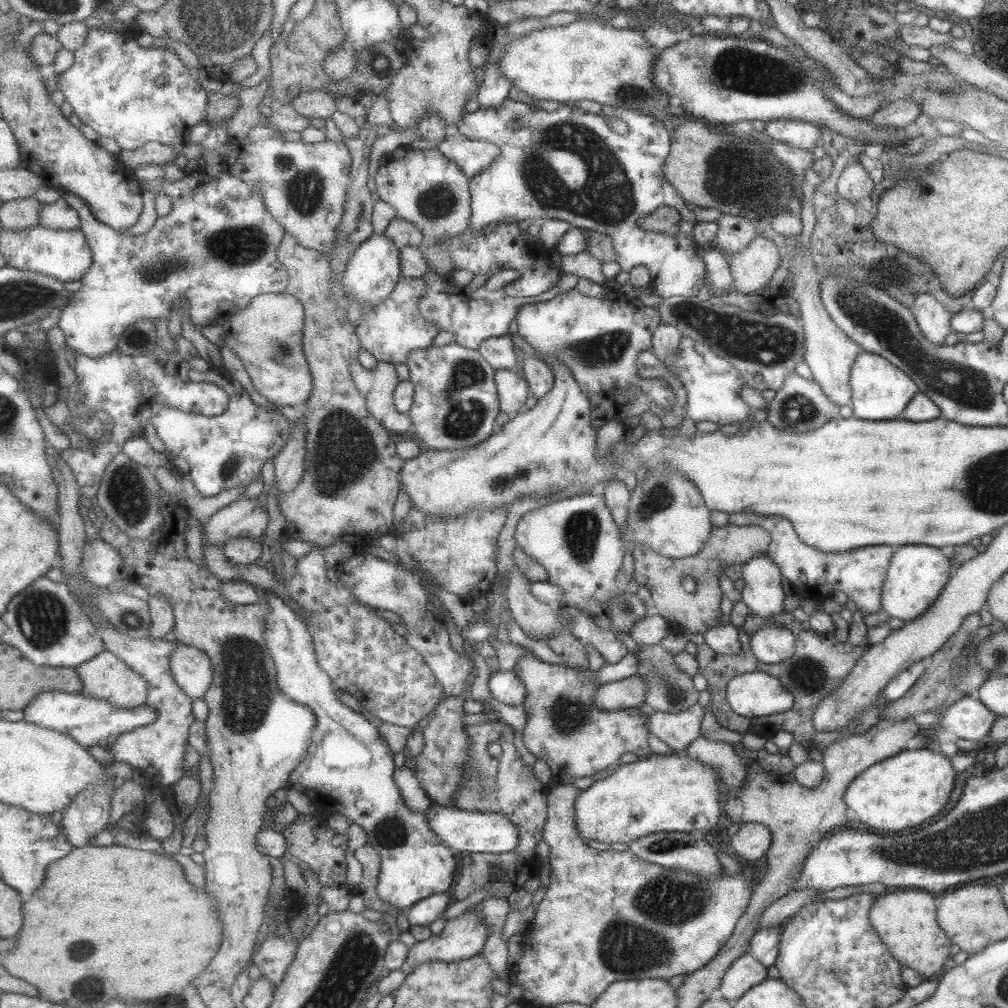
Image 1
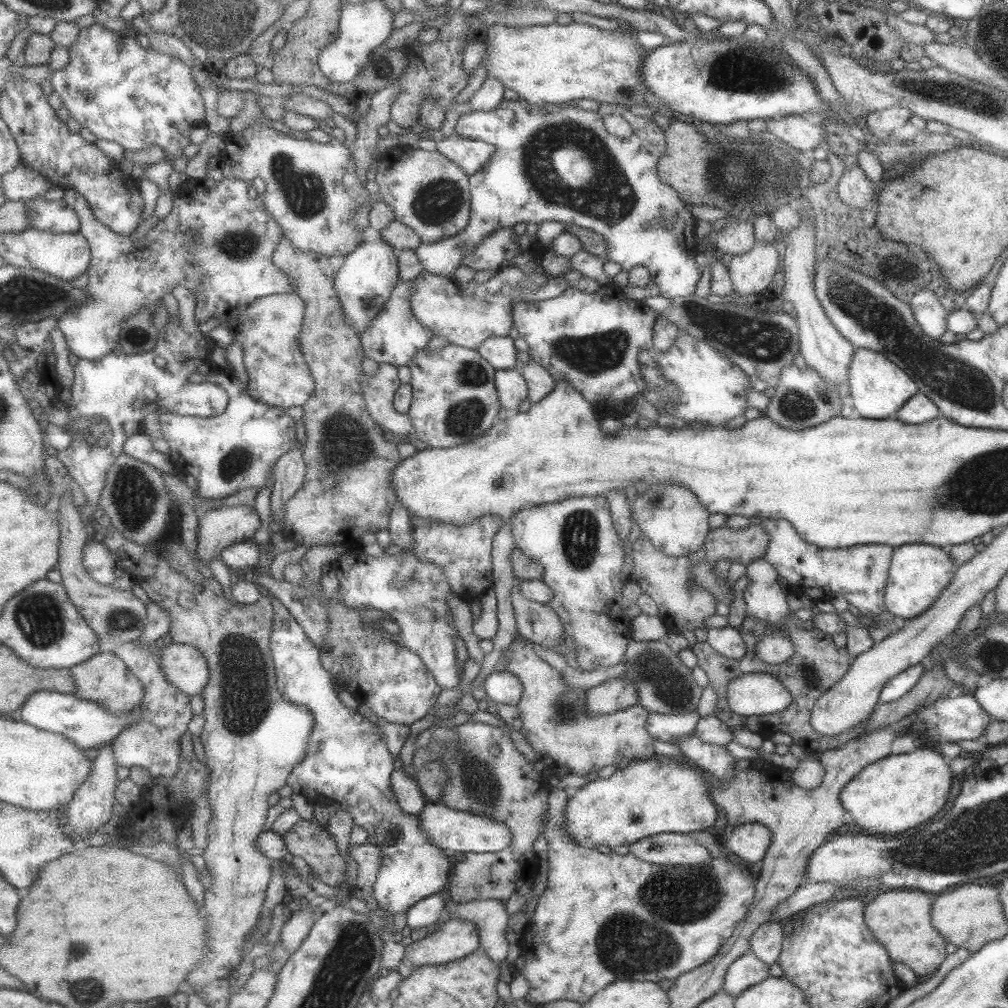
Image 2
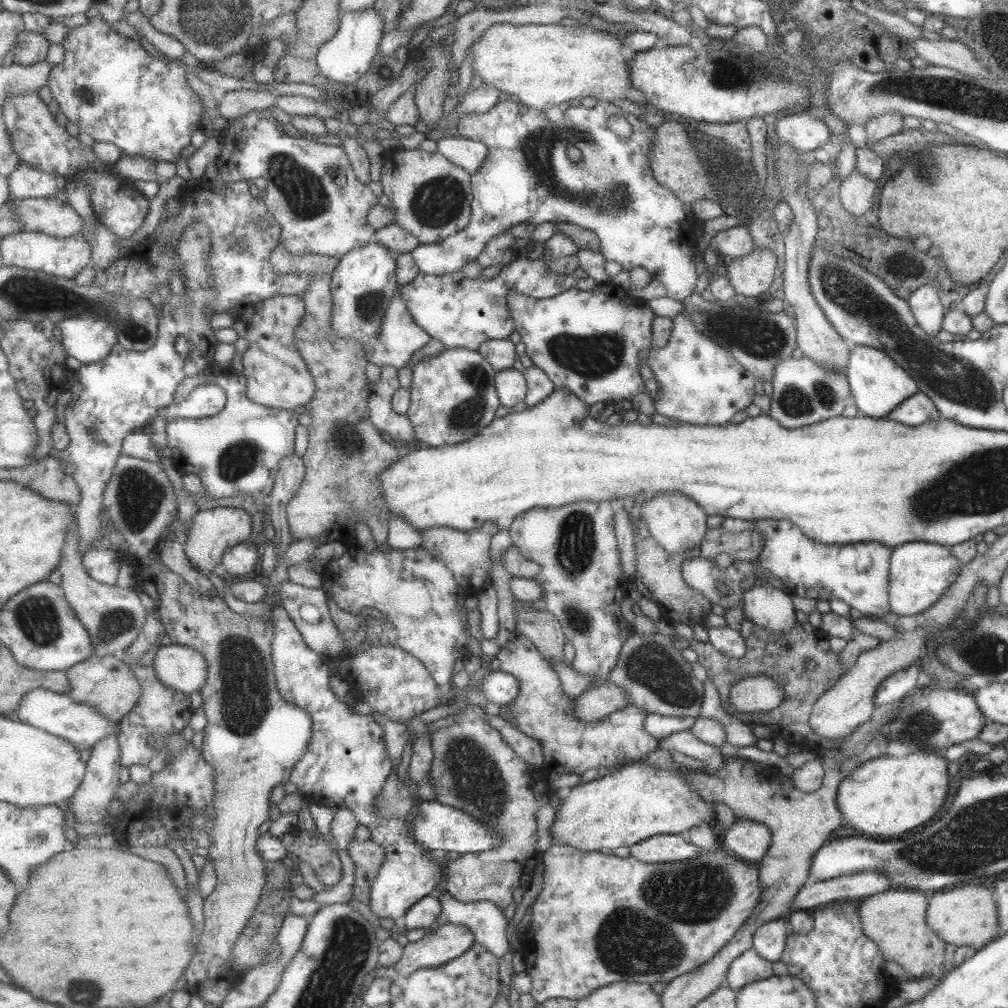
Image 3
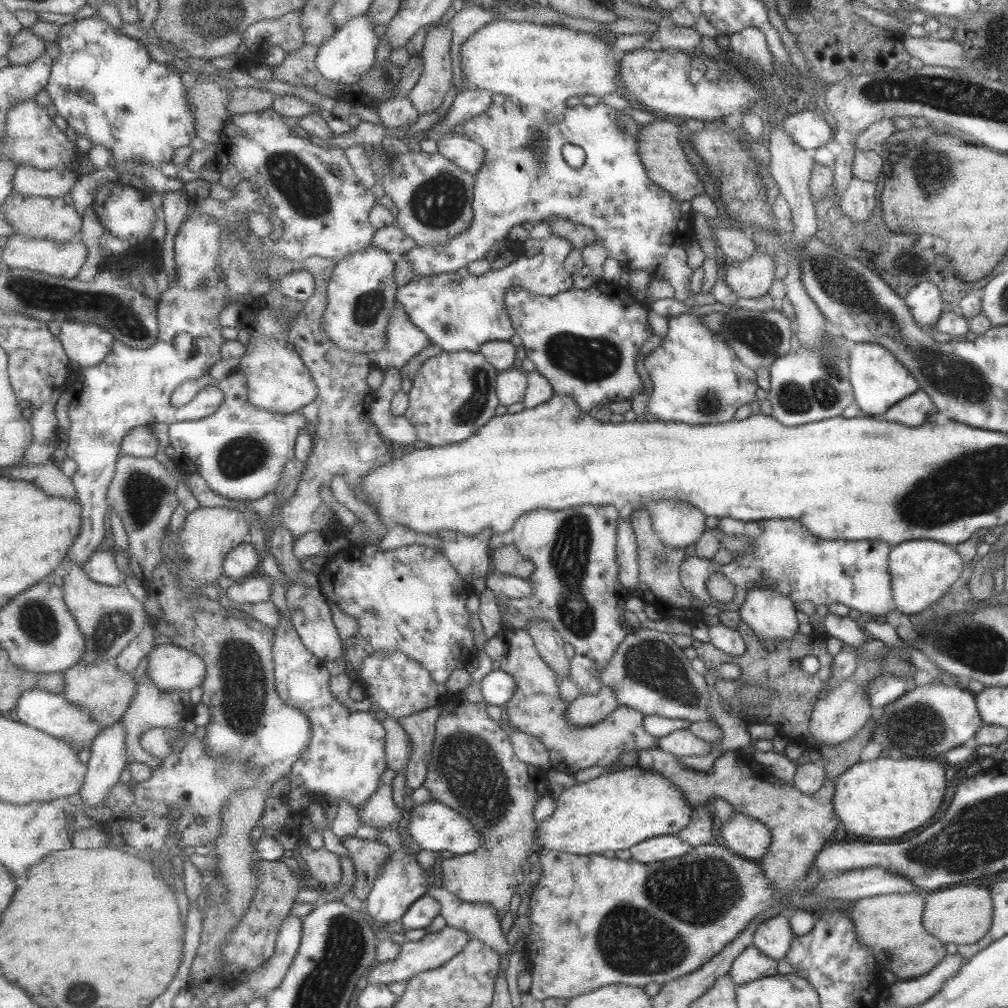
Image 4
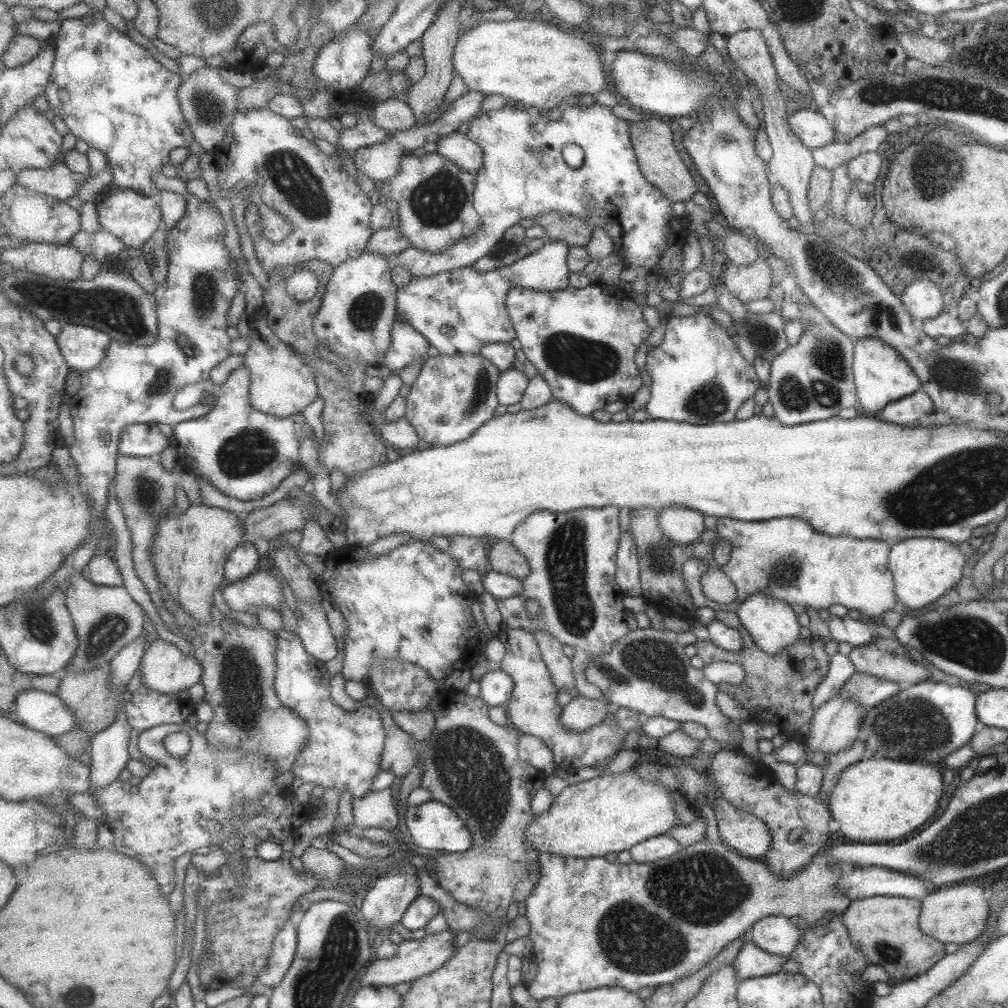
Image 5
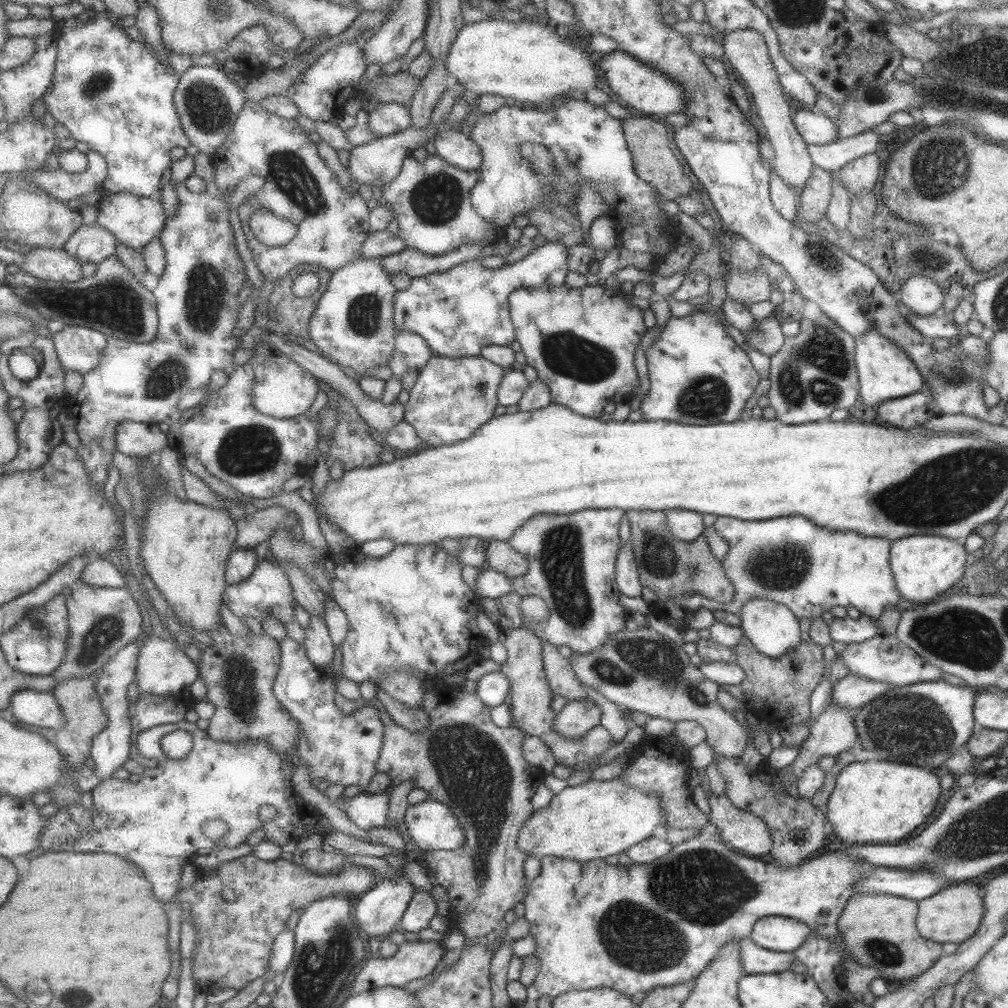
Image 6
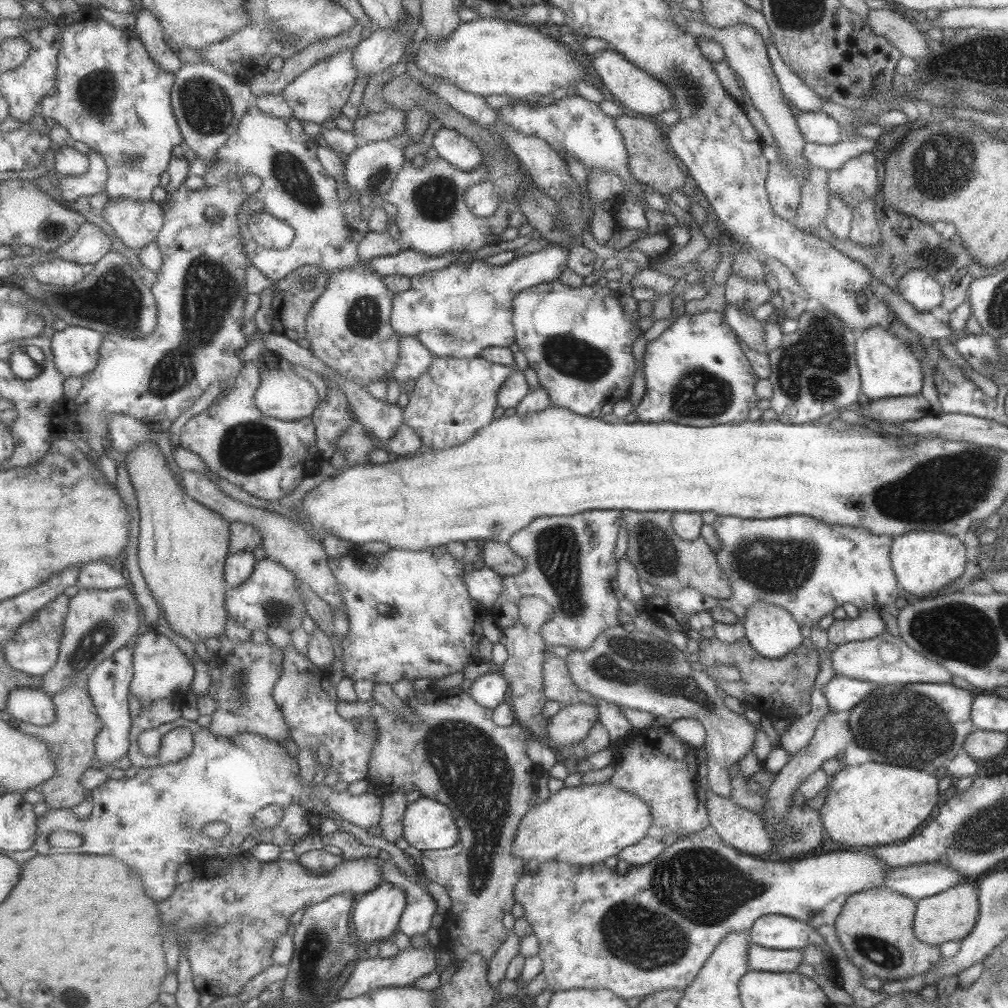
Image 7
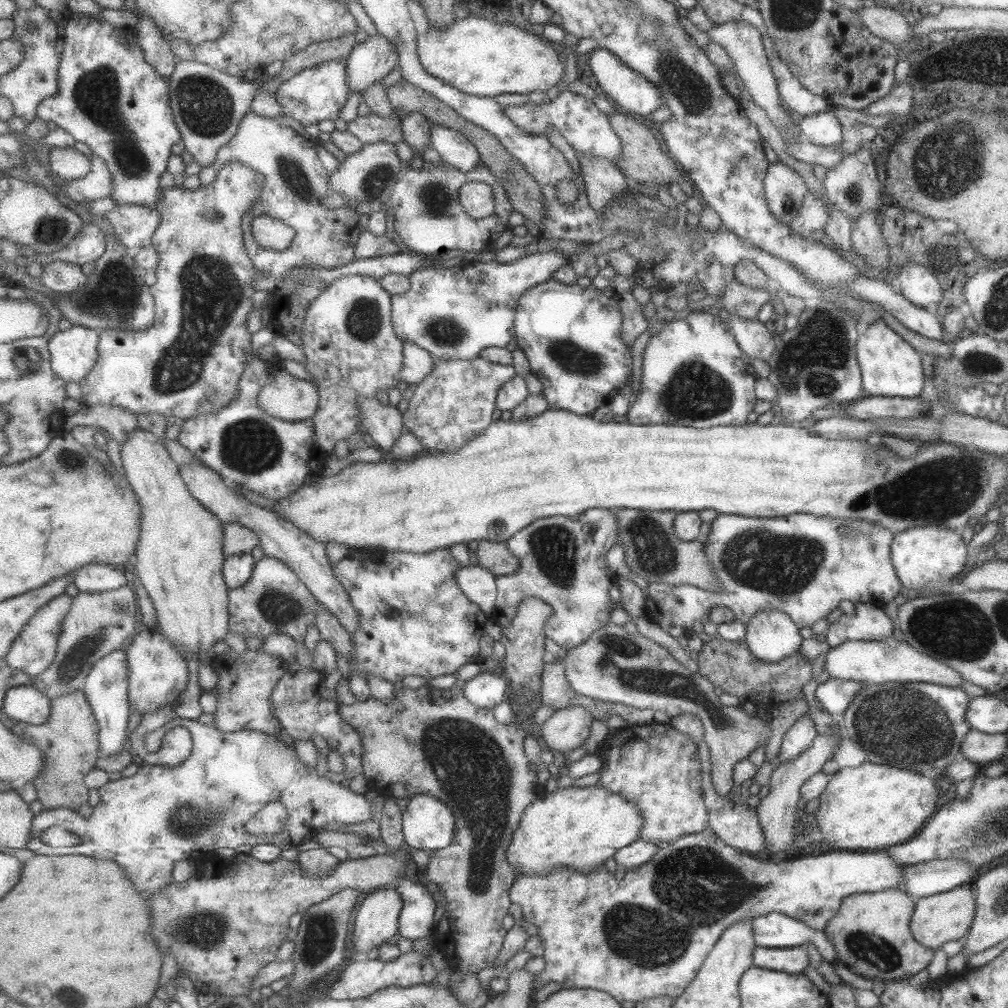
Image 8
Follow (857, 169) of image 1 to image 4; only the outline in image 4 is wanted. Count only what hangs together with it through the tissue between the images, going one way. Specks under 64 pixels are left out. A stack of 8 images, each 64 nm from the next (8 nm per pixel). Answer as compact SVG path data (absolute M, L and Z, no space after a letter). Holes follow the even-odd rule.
M851 178L845 193L840 197L839 207L852 222L866 222L875 206L876 182Z

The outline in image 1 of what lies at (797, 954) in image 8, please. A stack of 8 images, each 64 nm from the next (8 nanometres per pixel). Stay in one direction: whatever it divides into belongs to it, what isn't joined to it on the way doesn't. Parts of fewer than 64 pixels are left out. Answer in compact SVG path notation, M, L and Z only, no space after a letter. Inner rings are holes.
M744 952L729 965L721 977L716 994L728 1000L732 1007L746 990L768 977L766 968L748 952Z

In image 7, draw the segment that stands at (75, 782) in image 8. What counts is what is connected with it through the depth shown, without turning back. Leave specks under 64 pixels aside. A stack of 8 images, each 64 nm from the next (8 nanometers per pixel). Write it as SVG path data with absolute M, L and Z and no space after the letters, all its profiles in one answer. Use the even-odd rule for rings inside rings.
M70 686L64 692L52 695L57 709L57 722L51 726L38 726L22 721L14 722L17 730L31 736L36 736L48 743L52 757L56 762L53 778L41 783L37 788L42 792L43 801L51 809L79 806L87 800L89 791L84 787L82 778L91 768L93 760L97 759L96 737L103 730L103 719L96 712L92 695L86 686Z

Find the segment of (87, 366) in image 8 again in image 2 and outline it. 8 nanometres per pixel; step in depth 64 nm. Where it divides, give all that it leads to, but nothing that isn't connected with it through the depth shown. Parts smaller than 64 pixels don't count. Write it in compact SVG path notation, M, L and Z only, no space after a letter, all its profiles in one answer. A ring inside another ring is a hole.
M226 177L220 182L211 178L187 180L187 183L174 191L171 213L159 219L147 235L135 241L113 232L112 227L101 222L84 194L72 188L64 190L63 198L80 214L80 232L85 235L92 248L92 261L88 270L90 286L85 288L91 301L88 300L84 306L63 314L58 324L69 351L78 359L97 360L113 352L120 344L123 321L141 307L151 307L154 314L156 302L166 292L173 292L177 284L184 285L195 294L196 322L217 318L222 320L222 325L225 325L223 319L236 319L250 304L264 296L296 292L292 278L285 271L279 270L274 262L276 249L286 238L283 227L268 211L263 195L254 195L253 187L245 180Z

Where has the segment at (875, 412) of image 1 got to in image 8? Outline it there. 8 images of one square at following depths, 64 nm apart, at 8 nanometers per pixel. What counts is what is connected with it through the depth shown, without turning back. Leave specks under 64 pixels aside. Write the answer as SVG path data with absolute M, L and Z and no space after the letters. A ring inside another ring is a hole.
M881 319L869 323L865 332L858 335L856 359L865 395L899 398L921 397L923 386L921 354L917 353Z

